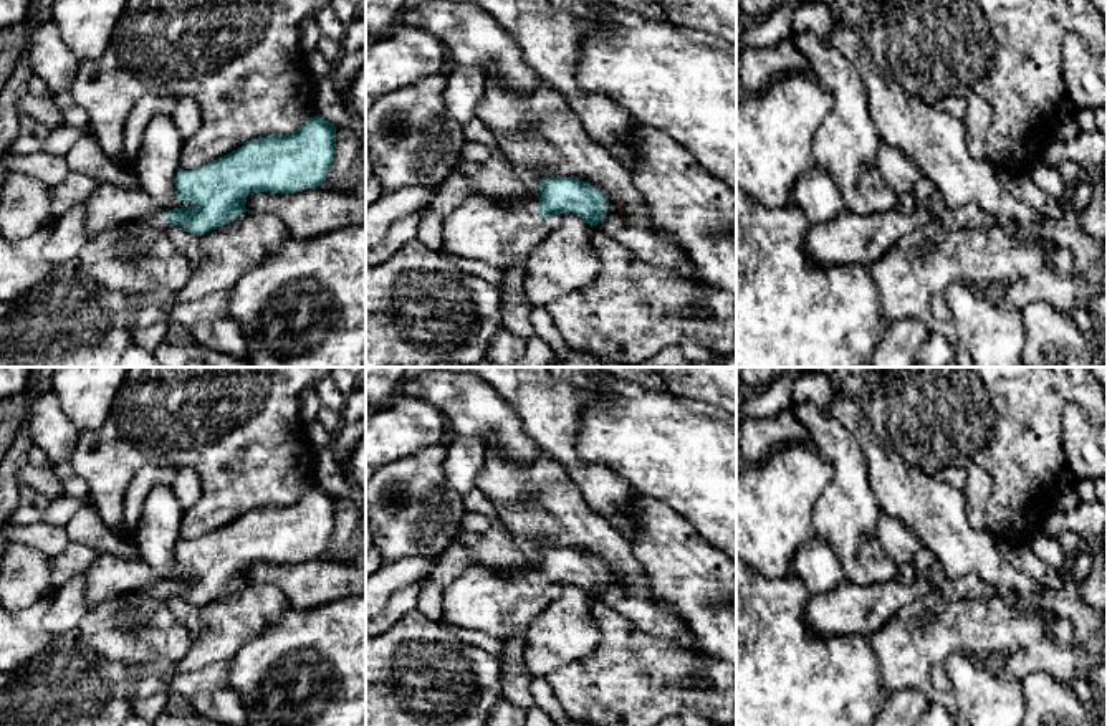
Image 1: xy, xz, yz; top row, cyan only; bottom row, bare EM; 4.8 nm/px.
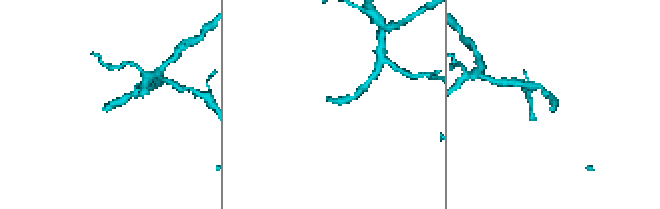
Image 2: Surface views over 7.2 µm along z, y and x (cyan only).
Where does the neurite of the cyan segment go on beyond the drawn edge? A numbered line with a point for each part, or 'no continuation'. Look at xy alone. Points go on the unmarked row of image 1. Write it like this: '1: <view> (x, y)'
1: xy (110, 576)

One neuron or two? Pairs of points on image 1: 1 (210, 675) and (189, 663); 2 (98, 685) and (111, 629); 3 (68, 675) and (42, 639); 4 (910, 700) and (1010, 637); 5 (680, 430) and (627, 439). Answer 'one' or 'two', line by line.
1: two
2: two
3: two
4: two
5: one

